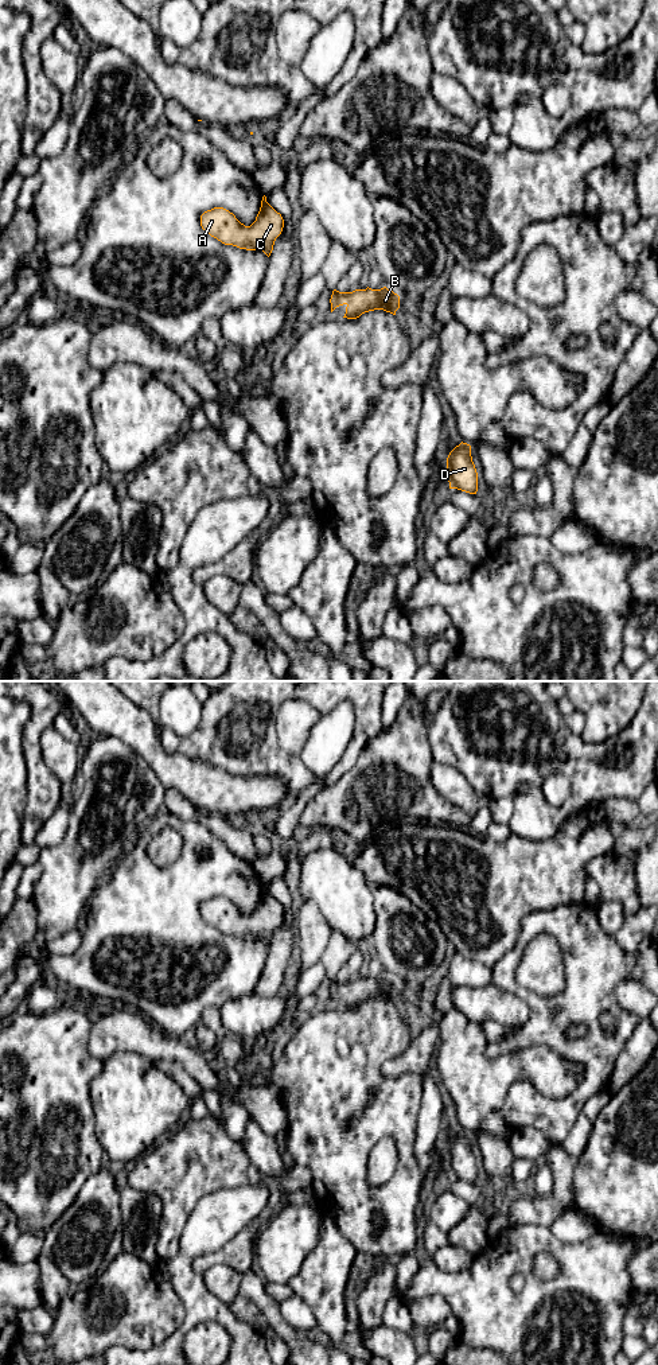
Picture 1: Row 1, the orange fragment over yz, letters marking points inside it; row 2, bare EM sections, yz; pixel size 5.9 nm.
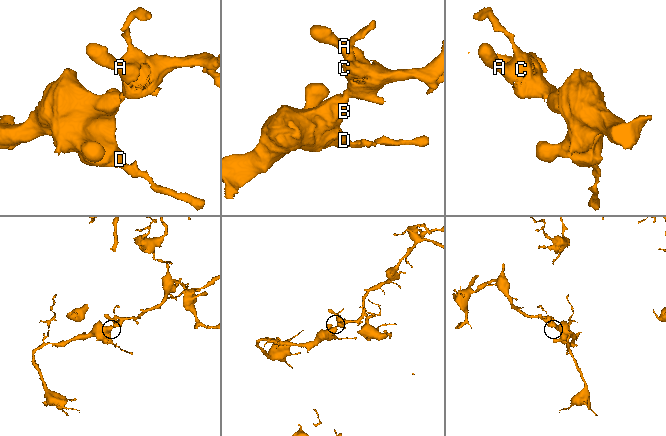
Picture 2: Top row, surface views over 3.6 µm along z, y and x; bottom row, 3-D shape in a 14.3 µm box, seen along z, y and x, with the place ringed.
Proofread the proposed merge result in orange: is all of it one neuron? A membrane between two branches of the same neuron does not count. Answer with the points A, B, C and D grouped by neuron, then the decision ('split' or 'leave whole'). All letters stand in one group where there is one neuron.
A B C D | leave whole

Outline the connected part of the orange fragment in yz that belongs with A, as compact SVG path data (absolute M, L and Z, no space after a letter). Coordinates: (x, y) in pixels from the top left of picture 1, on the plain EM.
M262 886L260 901L250 915L241 913L233 902L214 897L200 905L202 918L225 934L246 940L262 940L268 946L281 923L284 909Z

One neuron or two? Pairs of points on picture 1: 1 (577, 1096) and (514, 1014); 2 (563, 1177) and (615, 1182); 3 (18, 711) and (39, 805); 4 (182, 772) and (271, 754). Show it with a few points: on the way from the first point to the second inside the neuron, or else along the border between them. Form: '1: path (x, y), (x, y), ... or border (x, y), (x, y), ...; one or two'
1: border (512, 995), (529, 1008), (529, 1018), (507, 1031); two
2: border (579, 1159), (575, 1167), (573, 1193), (569, 1205); two
3: border (22, 699), (30, 710), (23, 730), (27, 762); two
4: border (186, 755), (245, 777); two

